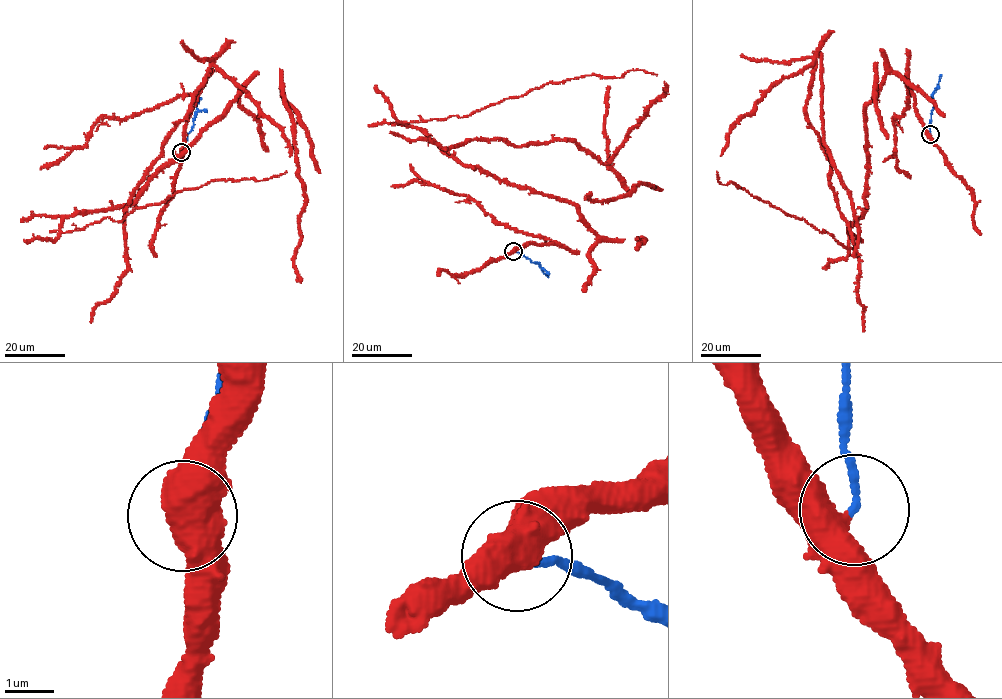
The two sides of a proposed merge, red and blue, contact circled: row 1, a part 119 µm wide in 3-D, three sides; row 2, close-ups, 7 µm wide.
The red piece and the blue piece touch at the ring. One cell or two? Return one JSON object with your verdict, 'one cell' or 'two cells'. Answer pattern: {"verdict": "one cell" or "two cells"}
{"verdict": "two cells"}

